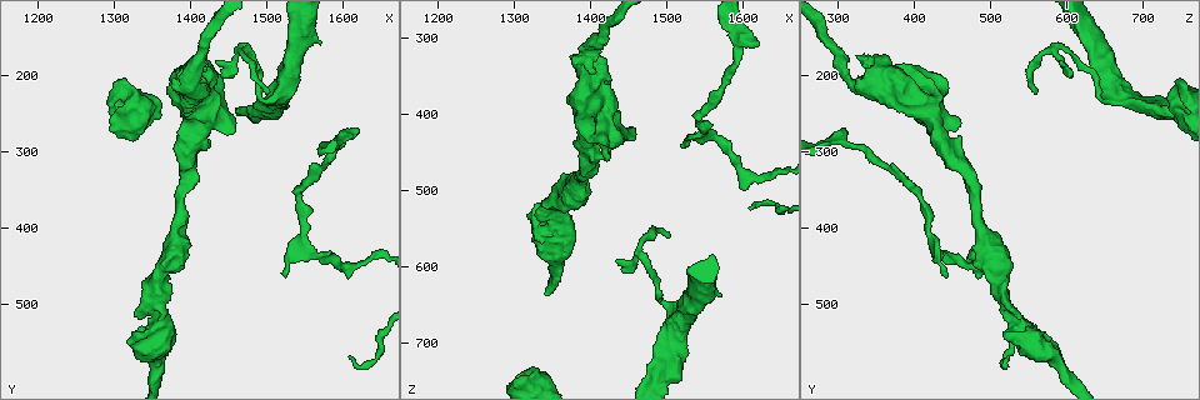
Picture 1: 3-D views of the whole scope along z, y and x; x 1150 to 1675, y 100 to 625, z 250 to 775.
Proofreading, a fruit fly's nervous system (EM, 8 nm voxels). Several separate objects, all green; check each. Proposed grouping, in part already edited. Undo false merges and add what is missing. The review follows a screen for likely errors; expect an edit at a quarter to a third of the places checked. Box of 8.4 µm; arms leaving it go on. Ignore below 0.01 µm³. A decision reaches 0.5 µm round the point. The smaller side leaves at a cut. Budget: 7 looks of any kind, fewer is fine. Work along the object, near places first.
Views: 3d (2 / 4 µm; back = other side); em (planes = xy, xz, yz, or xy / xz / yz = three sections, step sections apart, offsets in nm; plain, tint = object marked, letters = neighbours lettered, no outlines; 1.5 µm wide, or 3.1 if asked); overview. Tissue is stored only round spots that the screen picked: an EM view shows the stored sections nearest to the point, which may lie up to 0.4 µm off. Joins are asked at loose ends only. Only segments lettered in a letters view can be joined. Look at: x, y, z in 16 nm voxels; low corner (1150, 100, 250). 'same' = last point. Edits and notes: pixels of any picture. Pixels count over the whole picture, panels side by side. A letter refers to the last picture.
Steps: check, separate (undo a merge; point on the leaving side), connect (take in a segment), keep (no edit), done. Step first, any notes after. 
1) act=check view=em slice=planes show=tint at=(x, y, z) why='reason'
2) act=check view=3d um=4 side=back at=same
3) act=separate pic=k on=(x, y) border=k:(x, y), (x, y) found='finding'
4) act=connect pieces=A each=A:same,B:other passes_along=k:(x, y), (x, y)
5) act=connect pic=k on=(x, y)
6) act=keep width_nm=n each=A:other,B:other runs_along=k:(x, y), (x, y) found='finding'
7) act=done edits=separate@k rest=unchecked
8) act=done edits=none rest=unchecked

act=check view=em slice=planes show=letters at=(1515, 225, 665) why='three-way junction'

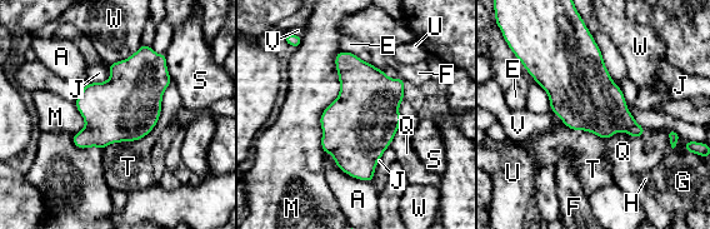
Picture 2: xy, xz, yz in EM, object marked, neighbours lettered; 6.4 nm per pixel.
act=keep longest_contact=M:650nm each=A:other,E:other,F:other,G:other,H:other,J:other,M:other,Q:other,S:other,T:other,U:other,V:other,W:other border=2:(339, 50), (323, 153) found='continuous, no second cell'

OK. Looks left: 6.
act=check view=3d um=2 at=(1430, 200, 420) why='closes a loop'

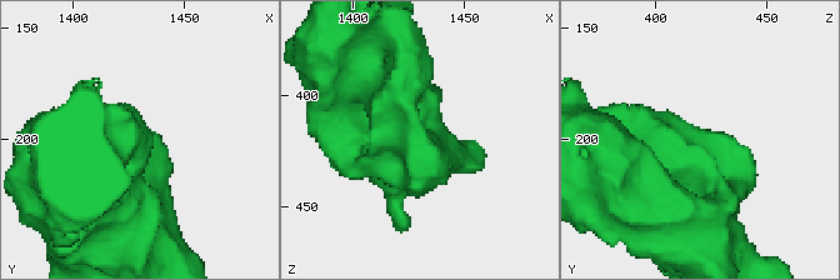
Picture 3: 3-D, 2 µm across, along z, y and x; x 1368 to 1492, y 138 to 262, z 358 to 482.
act=check view=em slice=planes show=plain at=(1429, 197, 418) why='now the EM'

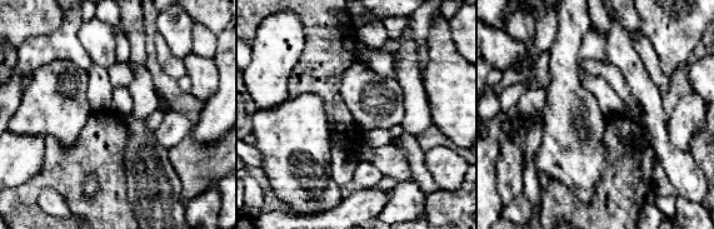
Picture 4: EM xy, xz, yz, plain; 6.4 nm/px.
act=check view=em slice=planes show=letters at=same

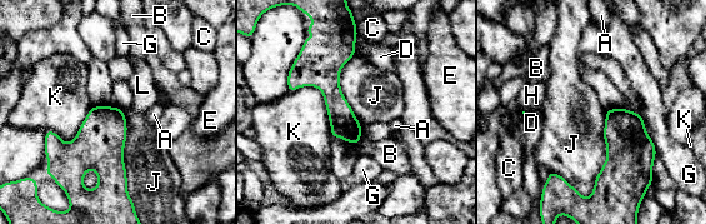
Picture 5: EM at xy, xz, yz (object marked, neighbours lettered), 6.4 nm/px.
act=keep longest_contact=J:550nm each=A:other,B:other,C:other,D:other,E:other,G:other,H:other,J:other,K:other,L:other border=5:(607, 110), (605, 162), (589, 195) found='continuous, no second cell'

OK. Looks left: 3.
act=check view=em slice=xz step=8 show=letters at=(1615, 270, 310) why='branch stops here'

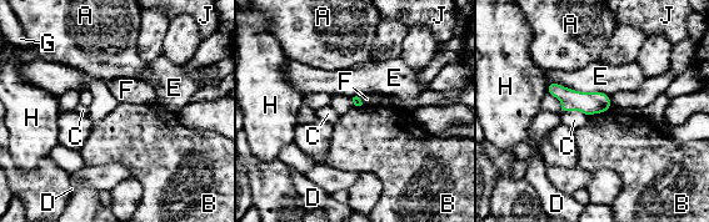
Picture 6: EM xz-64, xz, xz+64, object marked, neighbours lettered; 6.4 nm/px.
act=check view=em slice=planes show=letters at=same why='another direction'

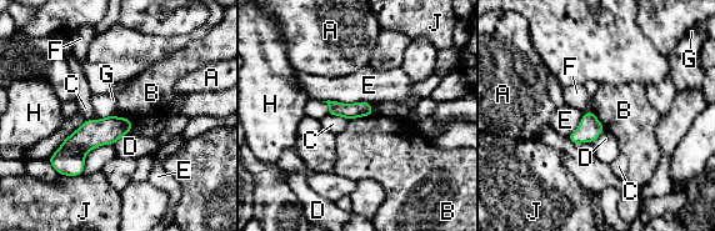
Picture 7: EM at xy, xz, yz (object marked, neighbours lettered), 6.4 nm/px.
act=keep width_nm=110 longest_contact=E:320nm each=A:other,B:other,C:other,D:other,E:other,F:other,G:other,H:other,J:other found='no lettered segment goes on from it'

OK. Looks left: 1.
act=done edits=none rest=unchecked

